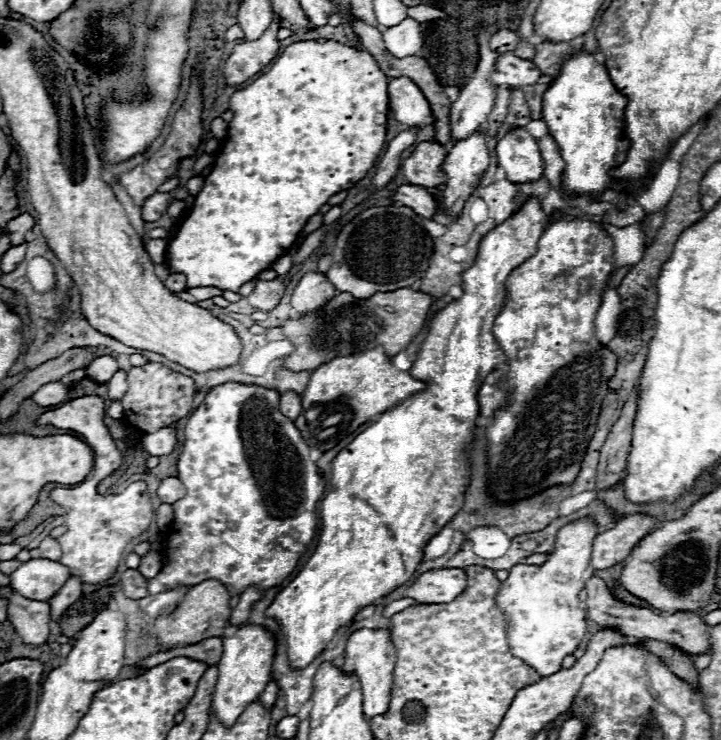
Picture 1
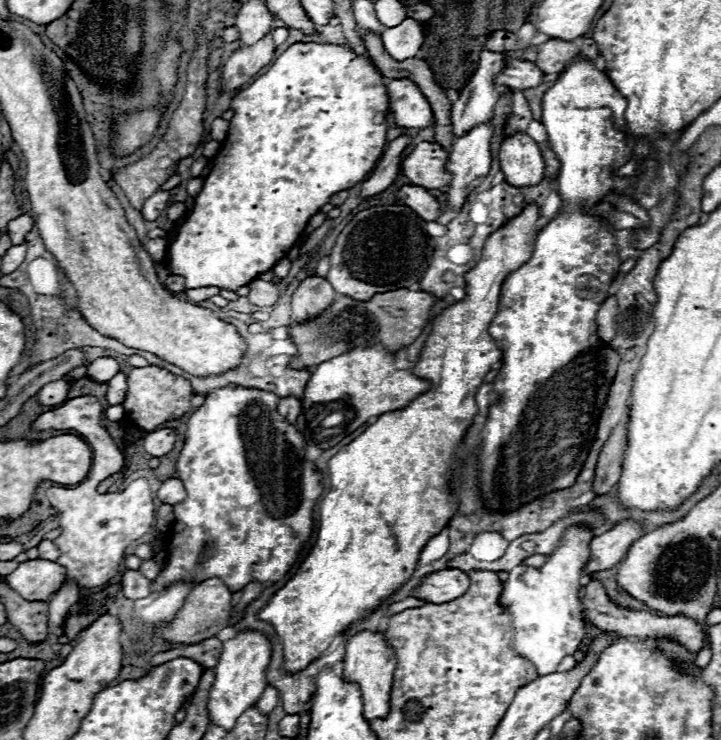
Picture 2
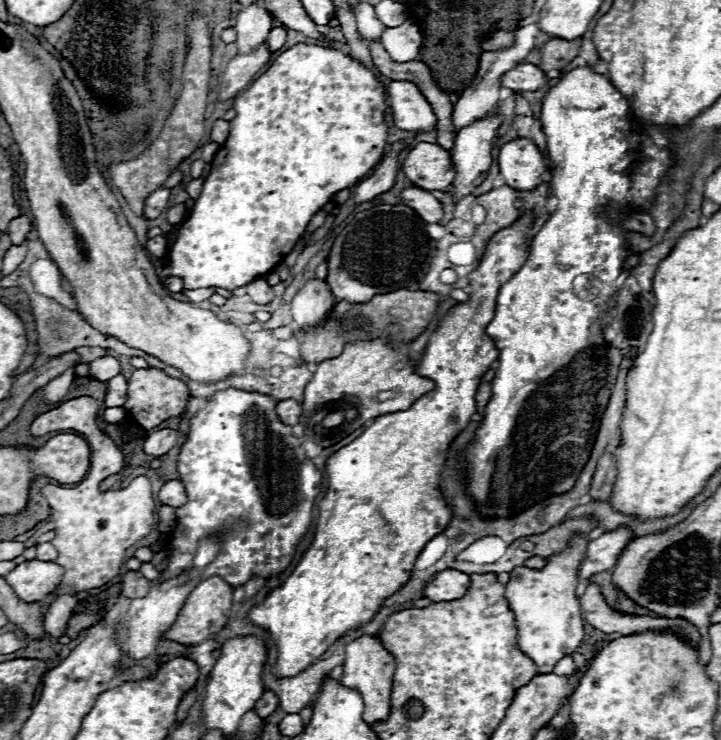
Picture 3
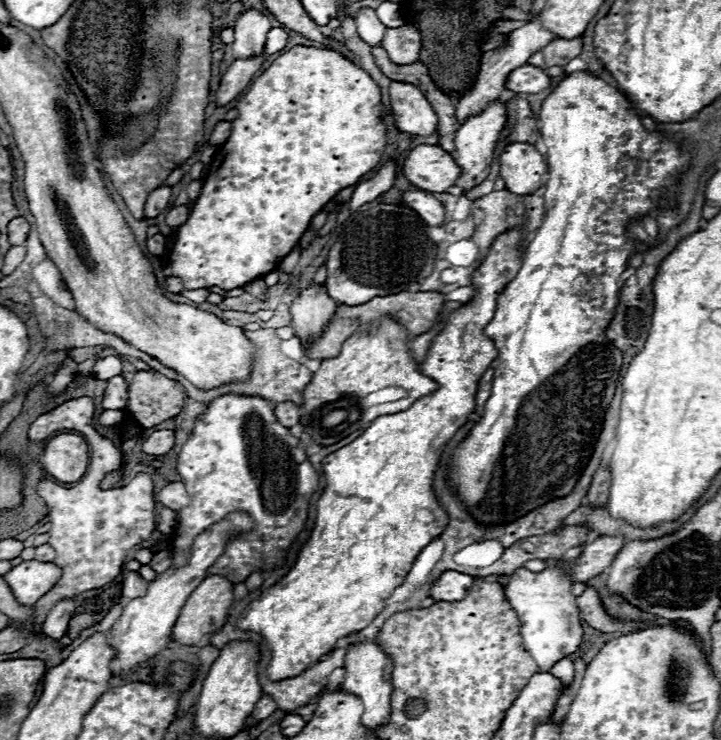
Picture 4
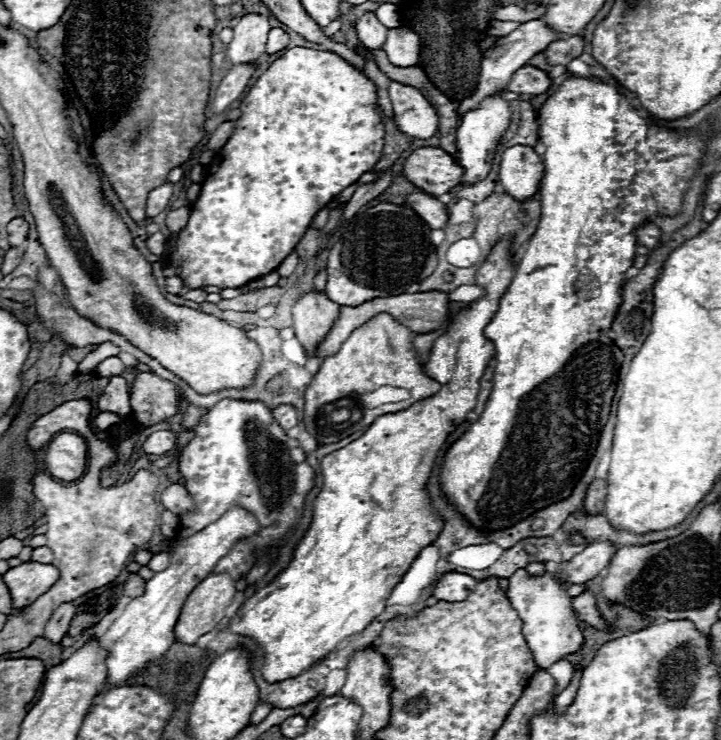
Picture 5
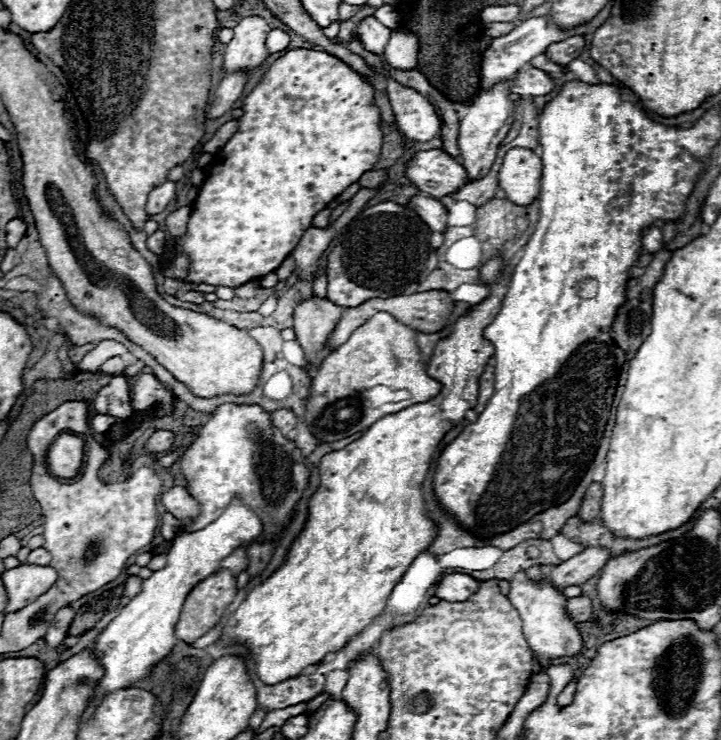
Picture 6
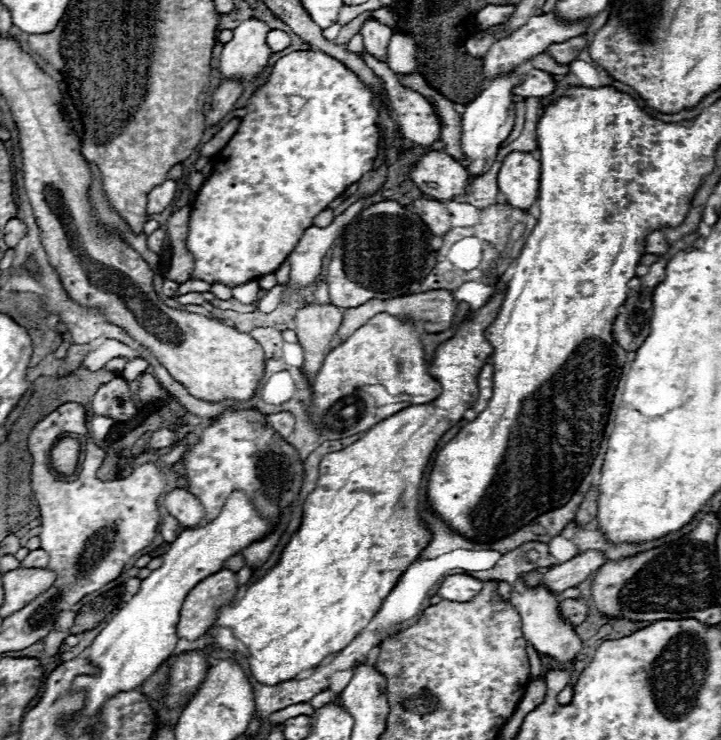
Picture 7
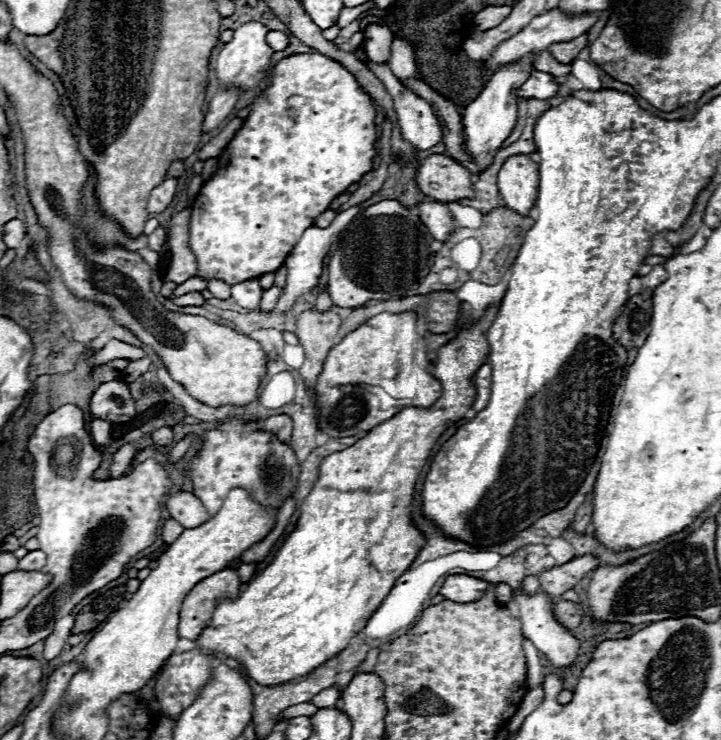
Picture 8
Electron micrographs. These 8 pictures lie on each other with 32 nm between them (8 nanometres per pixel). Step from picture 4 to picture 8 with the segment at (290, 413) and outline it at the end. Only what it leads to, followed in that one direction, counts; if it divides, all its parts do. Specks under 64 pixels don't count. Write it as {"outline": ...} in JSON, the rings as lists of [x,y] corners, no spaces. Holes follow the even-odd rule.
{"outline":[[[276,414],[276,416],[266,418],[264,424],[262,424],[262,428],[274,432],[278,440],[288,442],[288,438],[292,434],[292,428],[294,428],[294,422],[292,422],[292,418],[288,414]]]}

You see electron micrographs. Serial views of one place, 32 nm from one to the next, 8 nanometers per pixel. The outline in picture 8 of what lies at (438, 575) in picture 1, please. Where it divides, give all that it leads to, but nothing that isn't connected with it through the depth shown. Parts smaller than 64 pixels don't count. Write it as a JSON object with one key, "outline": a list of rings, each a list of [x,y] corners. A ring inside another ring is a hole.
{"outline":[[[452,574],[444,580],[440,594],[452,602],[474,602],[486,590],[486,582],[466,574]]]}

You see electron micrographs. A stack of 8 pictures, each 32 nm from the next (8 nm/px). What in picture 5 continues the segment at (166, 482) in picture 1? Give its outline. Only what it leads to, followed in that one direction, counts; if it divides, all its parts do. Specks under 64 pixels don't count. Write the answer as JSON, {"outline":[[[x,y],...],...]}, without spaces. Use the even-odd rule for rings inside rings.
{"outline":[[[170,484],[166,490],[162,490],[158,494],[158,498],[160,498],[162,506],[174,514],[182,514],[194,506],[190,494],[186,492],[186,488],[182,484]]]}

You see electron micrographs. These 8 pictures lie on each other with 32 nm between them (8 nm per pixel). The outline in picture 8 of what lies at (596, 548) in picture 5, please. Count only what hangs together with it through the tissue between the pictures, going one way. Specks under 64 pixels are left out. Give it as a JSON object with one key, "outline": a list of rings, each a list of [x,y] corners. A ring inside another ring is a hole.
{"outline":[[[584,554],[580,558],[572,558],[562,566],[554,566],[540,574],[540,586],[552,598],[564,594],[568,588],[576,586],[588,572],[596,570],[600,560],[594,554]]]}

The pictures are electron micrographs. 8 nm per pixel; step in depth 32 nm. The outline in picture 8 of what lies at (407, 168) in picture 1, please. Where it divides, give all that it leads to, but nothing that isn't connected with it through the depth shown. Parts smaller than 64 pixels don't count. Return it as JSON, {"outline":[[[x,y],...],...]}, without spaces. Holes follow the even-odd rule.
{"outline":[[[432,154],[424,158],[416,172],[420,190],[436,202],[456,202],[460,198],[472,198],[470,172],[446,154]]]}

